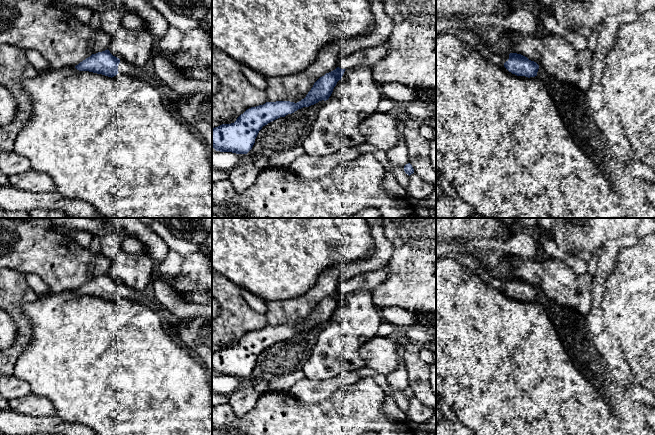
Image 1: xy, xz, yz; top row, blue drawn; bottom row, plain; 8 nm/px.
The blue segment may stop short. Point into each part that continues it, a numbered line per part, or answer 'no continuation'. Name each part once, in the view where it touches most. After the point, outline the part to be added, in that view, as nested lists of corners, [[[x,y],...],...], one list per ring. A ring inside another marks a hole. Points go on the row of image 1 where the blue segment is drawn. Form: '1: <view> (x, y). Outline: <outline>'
1: xy (124, 68). Outline: [[[120,60],[118,65],[118,72],[127,75],[141,75],[142,70],[134,65],[131,65],[123,60]]]

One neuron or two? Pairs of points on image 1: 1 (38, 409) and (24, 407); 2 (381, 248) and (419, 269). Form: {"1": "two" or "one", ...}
{"1": "one", "2": "two"}

